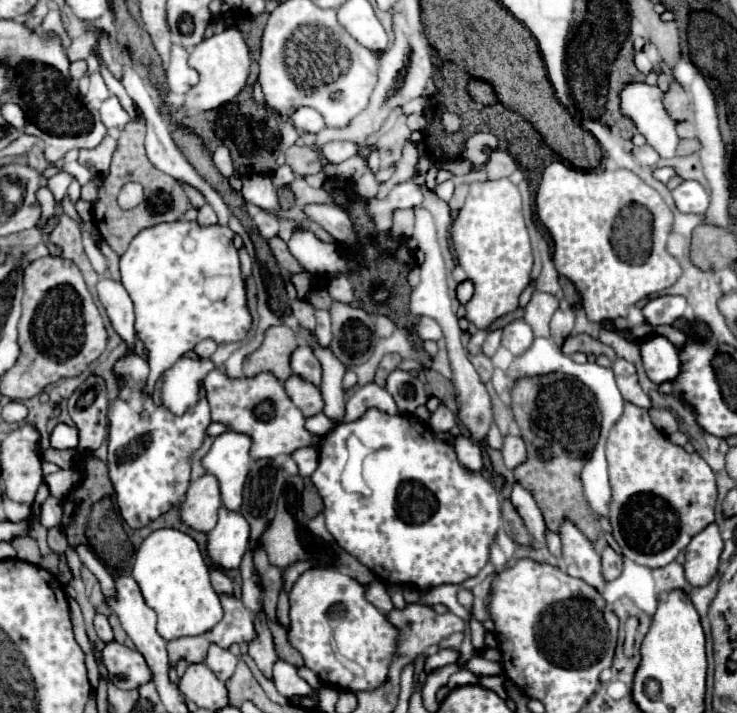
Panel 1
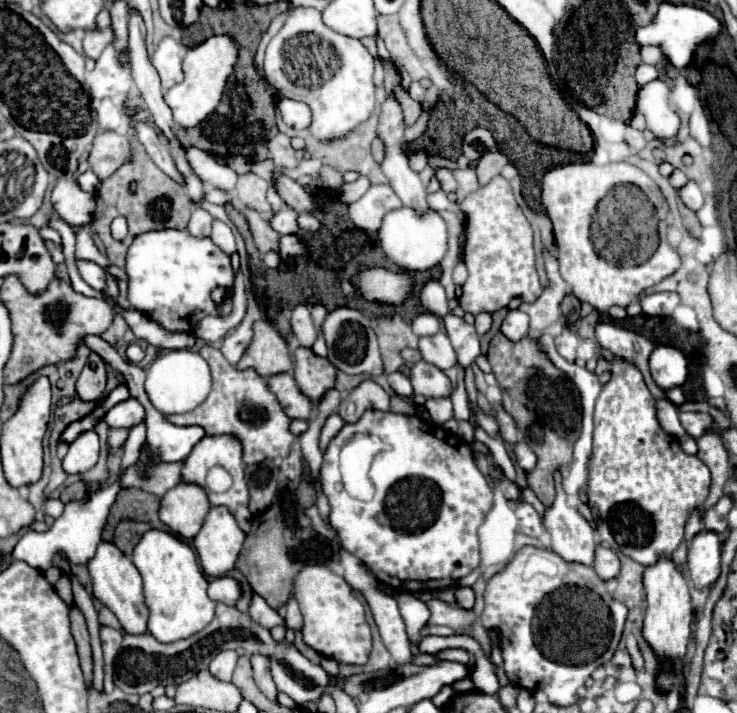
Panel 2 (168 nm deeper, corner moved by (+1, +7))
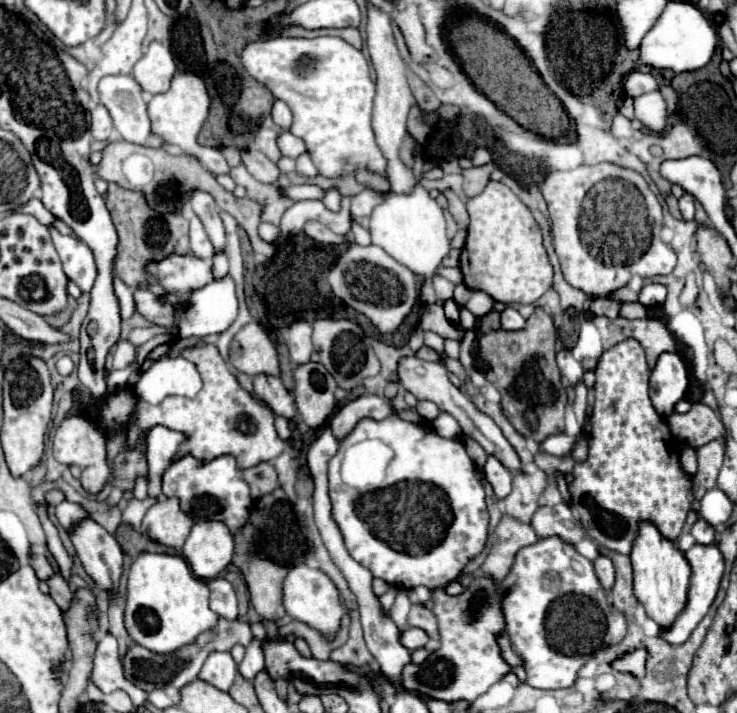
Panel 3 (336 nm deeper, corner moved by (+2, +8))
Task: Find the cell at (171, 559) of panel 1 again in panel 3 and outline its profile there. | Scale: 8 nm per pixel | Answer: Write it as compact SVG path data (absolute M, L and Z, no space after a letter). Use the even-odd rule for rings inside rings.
M142 551L132 561L128 571L124 623L138 645L154 653L174 651L192 643L198 633L214 627L216 621L218 615L208 607L208 585L192 573L184 557Z

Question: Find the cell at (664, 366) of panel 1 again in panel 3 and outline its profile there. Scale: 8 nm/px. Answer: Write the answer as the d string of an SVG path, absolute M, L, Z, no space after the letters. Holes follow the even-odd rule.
M662 353L650 377L650 399L654 409L668 417L674 405L684 397L688 387L688 371L676 353Z

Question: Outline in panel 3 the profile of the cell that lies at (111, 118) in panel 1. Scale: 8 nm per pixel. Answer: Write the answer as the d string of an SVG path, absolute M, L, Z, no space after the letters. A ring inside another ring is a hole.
M98 105L94 111L92 111L92 135L94 139L98 141L106 141L112 133L114 125L112 125L112 119L110 119L110 113L106 111L104 105Z

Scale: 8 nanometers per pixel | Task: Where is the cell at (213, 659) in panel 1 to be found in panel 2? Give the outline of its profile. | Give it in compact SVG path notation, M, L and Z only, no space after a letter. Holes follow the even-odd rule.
M223 650L211 660L209 672L221 682L231 682L231 674L235 670L235 664L237 664L237 654L233 650Z

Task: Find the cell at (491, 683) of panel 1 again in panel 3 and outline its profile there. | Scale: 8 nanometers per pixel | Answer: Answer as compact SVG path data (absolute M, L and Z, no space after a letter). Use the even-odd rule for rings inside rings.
M412 627L412 629L408 629L406 633L402 633L400 639L402 639L402 645L404 645L404 647L408 647L408 649L420 649L420 647L426 645L428 635L426 635L426 631Z

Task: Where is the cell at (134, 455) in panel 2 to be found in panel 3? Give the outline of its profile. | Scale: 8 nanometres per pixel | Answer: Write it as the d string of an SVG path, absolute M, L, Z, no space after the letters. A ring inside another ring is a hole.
M62 501L62 503L56 507L56 517L58 517L58 523L66 529L66 533L72 533L74 525L82 523L84 519L90 519L90 513L88 513L80 503Z

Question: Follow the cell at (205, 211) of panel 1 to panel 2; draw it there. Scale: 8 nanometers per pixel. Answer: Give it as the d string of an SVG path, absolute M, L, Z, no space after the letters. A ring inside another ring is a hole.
M195 208L193 214L191 214L191 222L189 222L189 228L187 228L187 230L189 230L193 236L207 238L207 236L211 234L211 222L213 222L213 218L211 218L211 214L209 214L207 210Z

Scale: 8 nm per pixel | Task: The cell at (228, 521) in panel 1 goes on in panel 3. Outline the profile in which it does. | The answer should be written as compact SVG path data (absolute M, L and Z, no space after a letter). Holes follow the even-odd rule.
M222 521L194 523L182 555L196 577L208 581L220 575L232 561L234 535Z

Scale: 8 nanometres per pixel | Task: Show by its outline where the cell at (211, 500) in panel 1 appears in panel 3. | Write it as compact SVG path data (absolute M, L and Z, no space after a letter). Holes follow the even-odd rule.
M166 497L148 509L140 531L166 547L174 547L180 551L192 523L194 521L190 519L190 515L180 509L180 499Z

